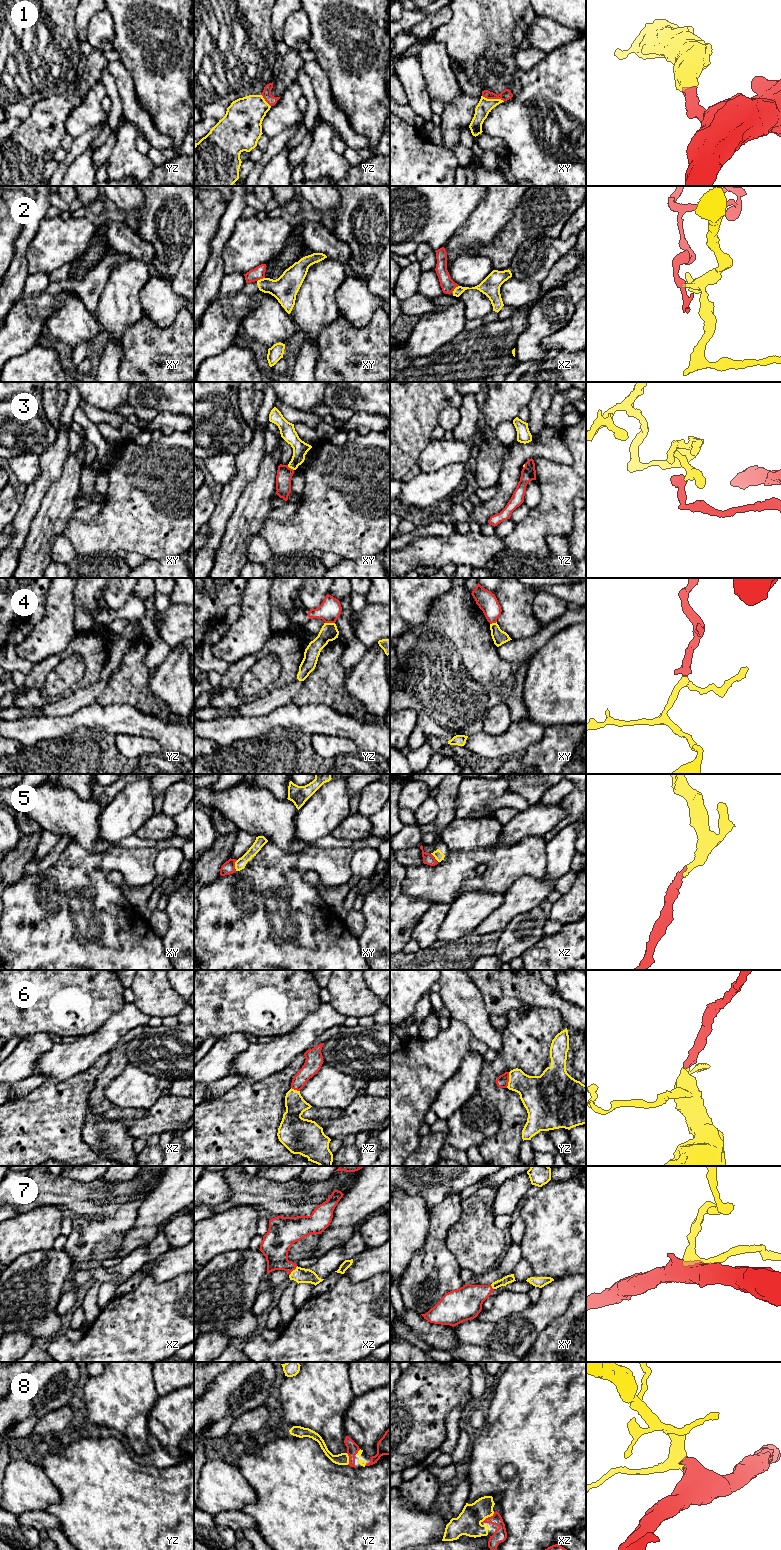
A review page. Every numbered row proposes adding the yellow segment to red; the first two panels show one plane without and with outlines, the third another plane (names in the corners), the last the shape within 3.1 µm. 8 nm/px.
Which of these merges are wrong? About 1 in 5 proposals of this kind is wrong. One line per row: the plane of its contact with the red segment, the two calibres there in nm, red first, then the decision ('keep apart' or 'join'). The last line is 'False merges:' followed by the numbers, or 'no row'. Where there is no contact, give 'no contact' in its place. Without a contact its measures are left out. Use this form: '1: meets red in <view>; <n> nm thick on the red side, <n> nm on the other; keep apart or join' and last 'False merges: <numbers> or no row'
1: meets red in xy; 90 nm thick on the red side, 120 nm on the other; join
2: meets red in xy; 100 nm thick on the red side, 200 nm on the other; join
3: meets red in xy; 130 nm thick on the red side, 120 nm on the other; keep apart
4: meets red in yz; 180 nm thick on the red side, 140 nm on the other; keep apart
5: meets red in xy; 100 nm thick on the red side, 90 nm on the other; join
6: meets red in yz; 100 nm thick on the red side, 280 nm on the other; join
7: meets red in xz; 220 nm thick on the red side, 130 nm on the other; join
8: meets red in xz; 110 nm thick on the red side, 200 nm on the other; join
False merges: 3, 4

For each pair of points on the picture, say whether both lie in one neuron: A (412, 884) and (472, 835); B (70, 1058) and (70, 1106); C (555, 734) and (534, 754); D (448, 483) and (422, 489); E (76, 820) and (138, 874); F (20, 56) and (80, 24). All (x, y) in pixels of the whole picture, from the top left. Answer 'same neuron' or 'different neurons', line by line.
A: same neuron
B: different neurons
C: same neuron
D: same neuron
E: different neurons
F: different neurons

